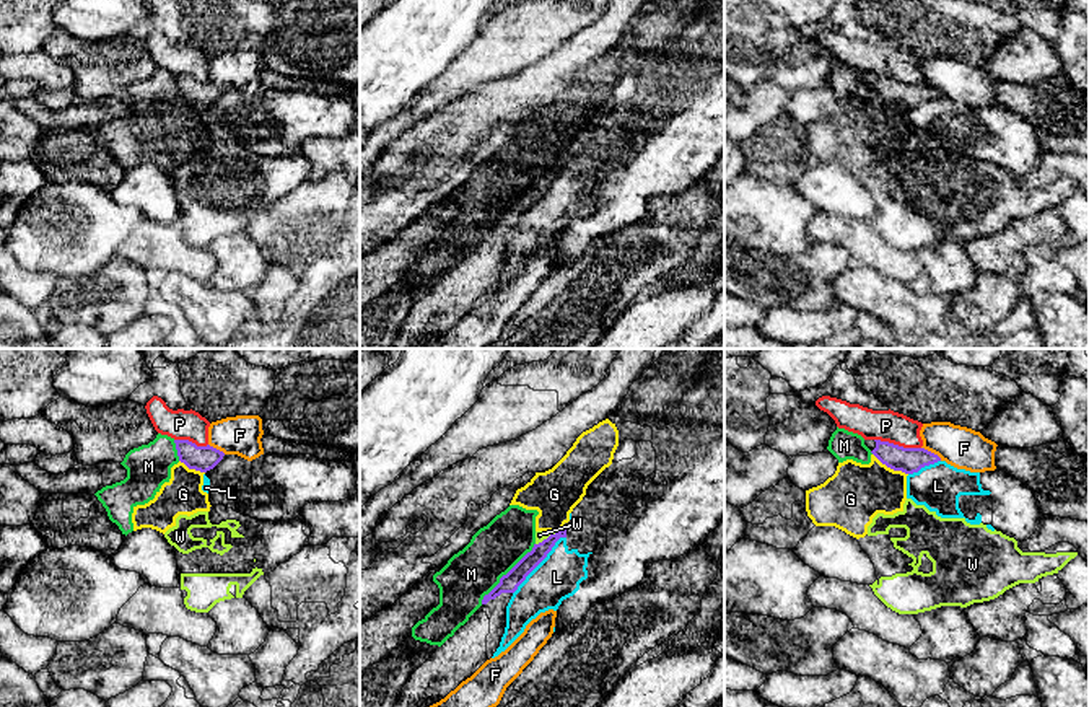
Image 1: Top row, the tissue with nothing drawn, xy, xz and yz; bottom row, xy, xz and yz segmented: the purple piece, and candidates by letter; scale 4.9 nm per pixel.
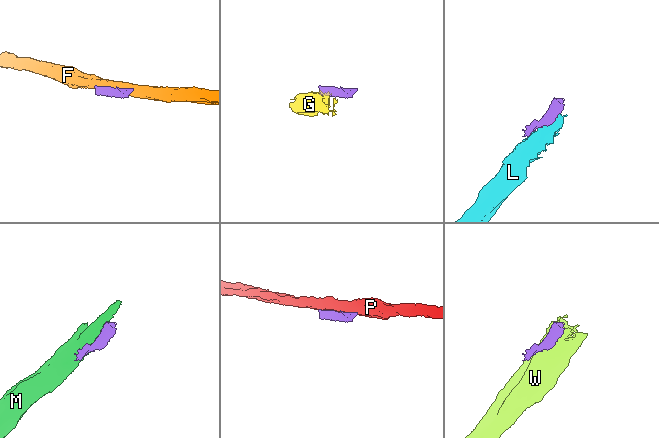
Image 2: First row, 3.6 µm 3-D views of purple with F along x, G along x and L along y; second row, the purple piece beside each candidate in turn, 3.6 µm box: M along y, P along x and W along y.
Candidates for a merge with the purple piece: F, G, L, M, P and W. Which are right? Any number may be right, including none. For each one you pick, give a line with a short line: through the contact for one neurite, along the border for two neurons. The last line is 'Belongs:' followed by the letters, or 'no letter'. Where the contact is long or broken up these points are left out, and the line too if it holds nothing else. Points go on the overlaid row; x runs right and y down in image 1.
Belongs: no letter

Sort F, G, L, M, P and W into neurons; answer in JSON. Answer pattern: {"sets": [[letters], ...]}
{"sets": [["F"], ["G", "M"], ["L"], ["P"], ["W"]]}

